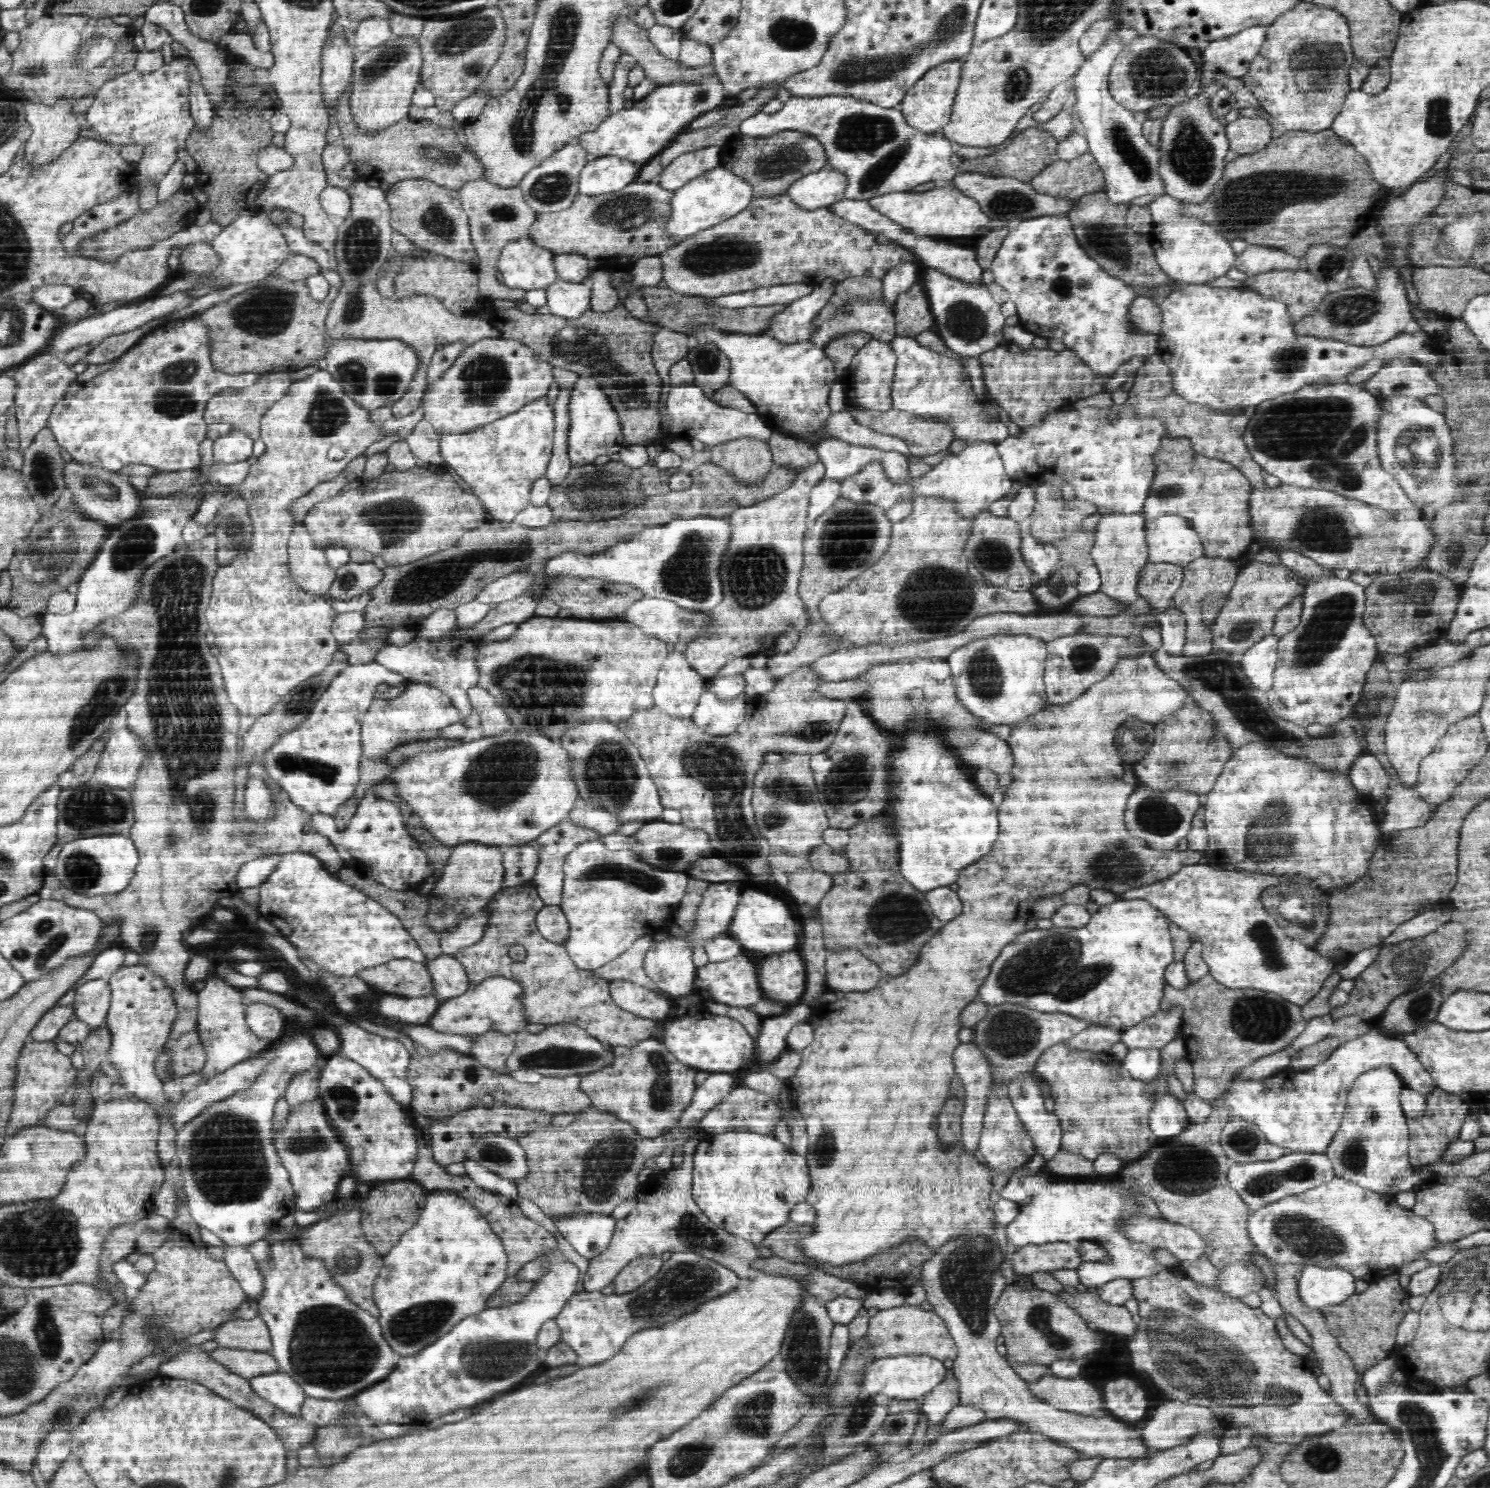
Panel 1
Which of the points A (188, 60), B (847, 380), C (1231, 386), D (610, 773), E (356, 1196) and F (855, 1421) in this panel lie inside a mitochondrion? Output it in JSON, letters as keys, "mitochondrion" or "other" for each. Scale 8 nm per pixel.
{"A":"other","B":"other","C":"other","D":"mitochondrion","E":"other","F":"mitochondrion"}

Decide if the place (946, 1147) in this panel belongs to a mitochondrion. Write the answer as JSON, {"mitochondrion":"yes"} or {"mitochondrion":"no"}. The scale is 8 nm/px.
{"mitochondrion":"no"}

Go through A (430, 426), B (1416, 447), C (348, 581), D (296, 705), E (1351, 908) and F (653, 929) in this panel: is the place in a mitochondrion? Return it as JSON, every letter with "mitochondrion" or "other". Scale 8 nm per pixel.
{"A":"other","B":"mitochondrion","C":"mitochondrion","D":"mitochondrion","E":"other","F":"other"}

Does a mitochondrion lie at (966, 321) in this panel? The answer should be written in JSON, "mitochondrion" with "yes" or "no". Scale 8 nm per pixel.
{"mitochondrion":"yes"}

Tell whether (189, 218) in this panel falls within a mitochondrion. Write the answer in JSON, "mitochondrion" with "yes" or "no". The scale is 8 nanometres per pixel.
{"mitochondrion":"no"}

